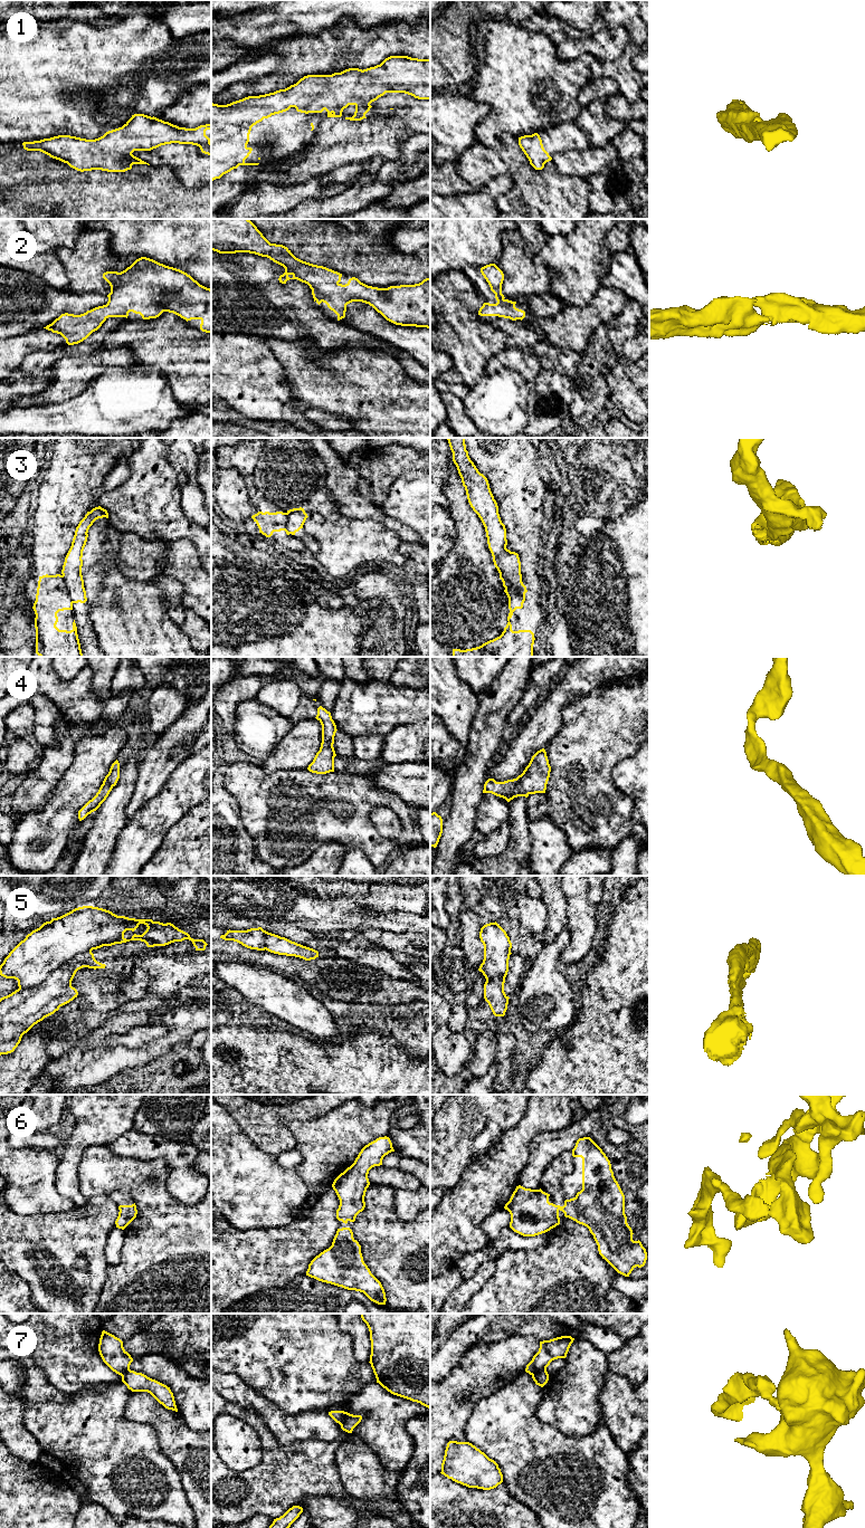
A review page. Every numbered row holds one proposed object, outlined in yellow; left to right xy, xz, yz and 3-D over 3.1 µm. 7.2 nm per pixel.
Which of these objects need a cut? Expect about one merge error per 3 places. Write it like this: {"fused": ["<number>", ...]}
{"fused": ["3", "5", "7"]}

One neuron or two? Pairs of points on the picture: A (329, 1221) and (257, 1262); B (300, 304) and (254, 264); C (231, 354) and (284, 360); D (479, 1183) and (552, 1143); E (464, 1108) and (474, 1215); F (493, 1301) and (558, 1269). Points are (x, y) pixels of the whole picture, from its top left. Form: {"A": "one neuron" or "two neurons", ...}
{"A": "one neuron", "B": "one neuron", "C": "two neurons", "D": "two neurons", "E": "two neurons", "F": "one neuron"}

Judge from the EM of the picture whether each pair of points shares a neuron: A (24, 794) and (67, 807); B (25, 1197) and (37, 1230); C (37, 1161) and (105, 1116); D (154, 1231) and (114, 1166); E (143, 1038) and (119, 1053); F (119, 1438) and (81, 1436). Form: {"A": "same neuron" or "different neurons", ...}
{"A": "different neurons", "B": "different neurons", "C": "different neurons", "D": "same neuron", "E": "different neurons", "F": "same neuron"}

